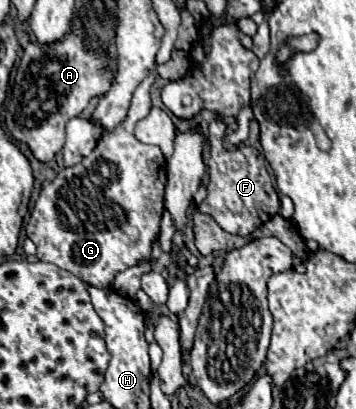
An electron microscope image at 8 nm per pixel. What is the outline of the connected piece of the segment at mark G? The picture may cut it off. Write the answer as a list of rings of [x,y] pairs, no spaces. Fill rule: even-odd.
[[[150,72],[150,76],[140,82],[132,96],[132,106],[126,120],[112,134],[104,134],[90,156],[72,168],[62,168],[58,176],[42,188],[26,224],[28,238],[36,244],[36,256],[42,262],[52,262],[96,288],[110,288],[114,284],[114,276],[134,266],[138,260],[148,258],[152,244],[158,240],[160,216],[164,212],[166,158],[158,146],[142,144],[134,136],[136,122],[146,118],[150,112],[150,86],[154,84],[154,78],[154,72]]]

